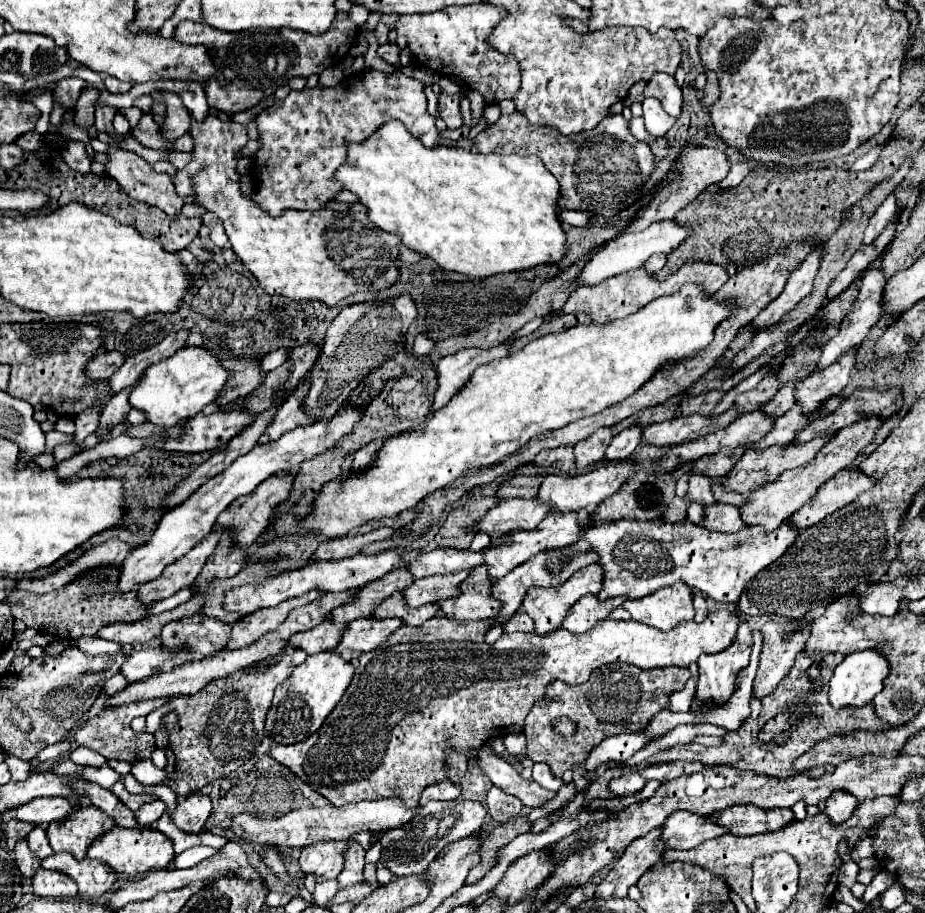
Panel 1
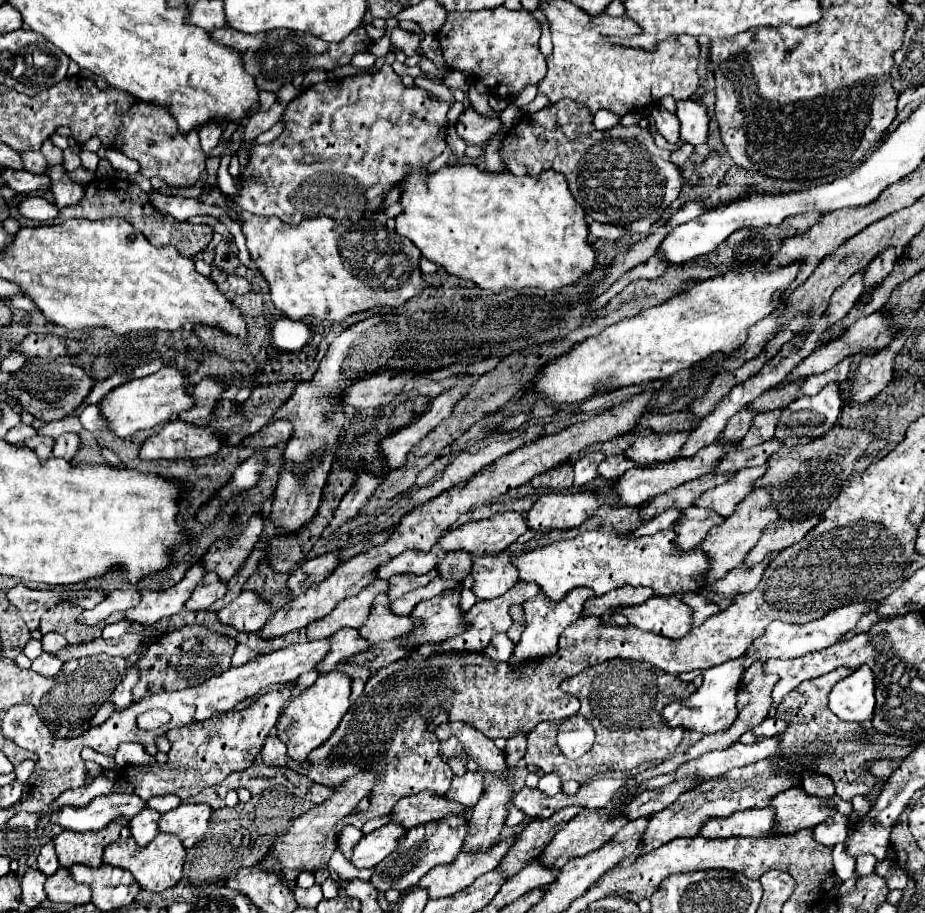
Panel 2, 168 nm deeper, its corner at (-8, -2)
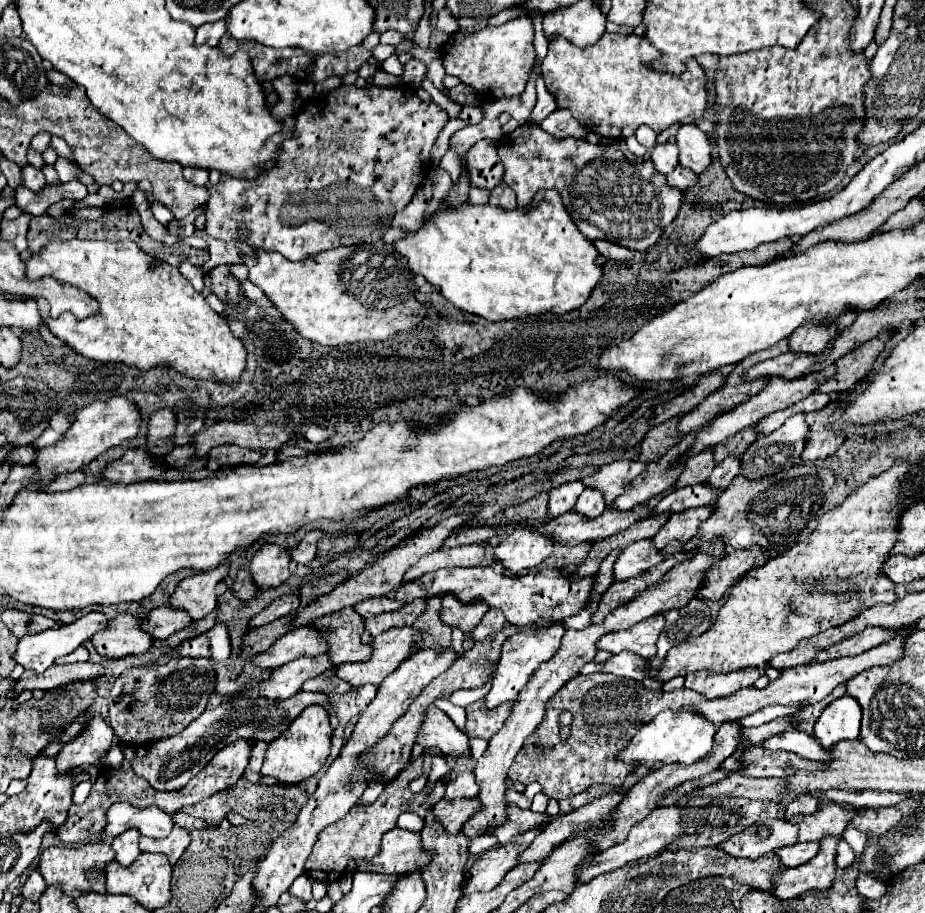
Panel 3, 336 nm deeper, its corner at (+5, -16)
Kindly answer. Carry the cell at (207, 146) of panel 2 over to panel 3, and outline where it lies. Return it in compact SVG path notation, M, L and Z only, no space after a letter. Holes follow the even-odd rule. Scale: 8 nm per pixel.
M189 166L189 168L183 168L183 176L185 180L189 180L191 184L195 186L207 186L207 178L209 178L209 172L203 170L203 168L195 168L195 166Z

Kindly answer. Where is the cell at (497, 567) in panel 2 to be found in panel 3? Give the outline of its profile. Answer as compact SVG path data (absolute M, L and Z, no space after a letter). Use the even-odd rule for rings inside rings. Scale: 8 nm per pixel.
M447 594L443 596L441 606L441 620L449 626L461 628L465 634L471 632L483 618L483 614L489 610L489 604L477 600L477 602L461 602L457 596Z

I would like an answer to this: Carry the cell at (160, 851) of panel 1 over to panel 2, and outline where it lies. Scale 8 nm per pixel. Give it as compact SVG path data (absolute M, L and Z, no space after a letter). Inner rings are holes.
M160 832L160 834L156 834L156 838L146 848L140 848L134 842L132 836L126 838L126 840L118 840L118 842L110 844L110 846L106 846L106 850L104 850L104 864L130 870L144 890L164 892L164 890L168 890L168 888L172 888L172 886L176 886L180 882L184 856L186 856L186 850L184 850L182 842L174 834Z

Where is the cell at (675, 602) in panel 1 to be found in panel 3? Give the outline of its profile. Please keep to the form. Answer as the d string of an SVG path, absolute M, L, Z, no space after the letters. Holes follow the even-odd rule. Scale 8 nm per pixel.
M663 614L649 616L647 620L635 624L633 628L621 632L609 632L599 640L599 650L609 650L611 654L635 652L643 658L653 658L657 654L657 638L665 626Z

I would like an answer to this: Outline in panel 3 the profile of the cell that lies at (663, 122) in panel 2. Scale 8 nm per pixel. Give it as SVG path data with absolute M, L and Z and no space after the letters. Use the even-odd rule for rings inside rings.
M663 142L663 144L657 144L651 152L651 160L655 164L655 168L661 172L661 174L669 174L675 170L675 166L679 164L677 160L679 156L679 148L671 142Z

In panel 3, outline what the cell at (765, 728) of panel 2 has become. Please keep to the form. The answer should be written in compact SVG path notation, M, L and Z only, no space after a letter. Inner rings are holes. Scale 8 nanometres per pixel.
M787 730L787 732L779 732L777 736L769 738L763 742L763 750L787 750L793 754L799 754L807 760L817 760L817 762L827 762L831 756L815 742L813 736L803 734L803 732L795 732L795 730Z

